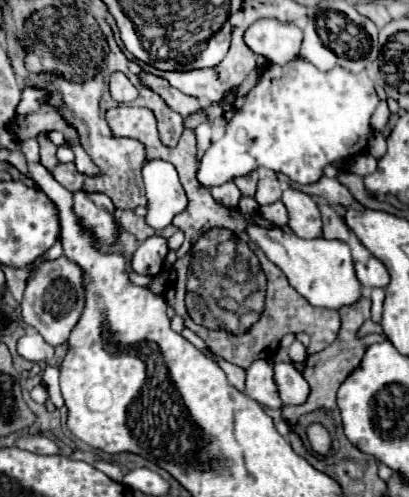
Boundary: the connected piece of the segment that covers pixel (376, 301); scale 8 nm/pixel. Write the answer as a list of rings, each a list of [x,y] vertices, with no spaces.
[[[373,288],[371,294],[371,320],[379,322],[381,320],[381,312],[383,312],[383,298],[385,298],[385,290],[383,288]]]

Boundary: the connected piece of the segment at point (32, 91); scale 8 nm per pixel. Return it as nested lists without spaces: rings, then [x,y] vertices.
[[[25,86],[21,90],[21,100],[17,104],[15,114],[17,116],[25,116],[25,114],[35,114],[39,112],[49,100],[49,92],[43,88],[35,88],[35,86]]]

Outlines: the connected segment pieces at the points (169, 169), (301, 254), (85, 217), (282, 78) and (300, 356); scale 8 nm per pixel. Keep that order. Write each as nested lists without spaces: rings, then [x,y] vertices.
[[[145,160],[143,182],[147,190],[147,224],[151,228],[165,228],[173,216],[187,206],[185,190],[177,178],[173,164],[165,160]]]
[[[249,226],[249,236],[267,254],[267,258],[285,272],[289,284],[309,304],[339,310],[341,306],[355,304],[363,296],[361,284],[353,270],[353,258],[351,258],[349,246],[345,242],[325,240],[325,238],[305,240],[305,238],[295,236],[287,226],[285,228],[273,226],[271,230],[265,230],[259,226]]]
[[[75,192],[75,212],[79,216],[79,222],[93,230],[99,246],[105,248],[113,242],[113,236],[115,236],[115,224],[113,224],[115,206],[111,204],[111,200],[105,194]]]
[[[295,58],[283,68],[269,64],[261,72],[259,82],[247,92],[241,110],[227,124],[223,138],[213,142],[203,154],[197,170],[197,180],[201,186],[213,188],[237,176],[245,176],[259,166],[265,166],[273,172],[283,172],[293,182],[311,184],[323,174],[325,164],[353,158],[367,148],[367,140],[371,136],[369,118],[377,104],[379,98],[375,92],[375,84],[365,72],[351,74],[339,66],[329,72],[321,72],[303,58]]]
[[[295,340],[295,342],[289,346],[287,354],[289,354],[291,360],[295,360],[295,362],[303,362],[305,356],[307,356],[307,350],[305,350],[305,346],[303,346],[299,340]]]

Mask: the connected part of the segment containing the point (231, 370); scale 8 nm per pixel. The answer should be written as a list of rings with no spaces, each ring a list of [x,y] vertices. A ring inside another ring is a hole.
[[[217,358],[217,362],[219,362],[221,370],[227,374],[227,380],[229,380],[229,382],[239,390],[239,392],[244,392],[245,370],[237,368],[237,366],[233,366],[233,364],[229,364],[229,362],[225,362],[225,360],[221,360],[221,358]]]

